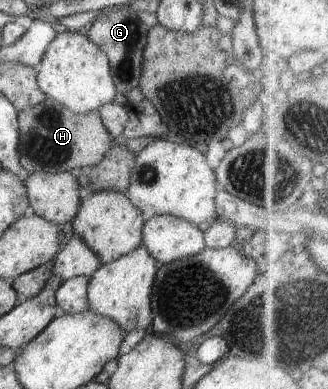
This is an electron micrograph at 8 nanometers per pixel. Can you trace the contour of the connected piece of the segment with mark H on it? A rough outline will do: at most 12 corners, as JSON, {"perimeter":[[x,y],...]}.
{"perimeter":[[46,97],[17,111],[20,164],[94,166],[114,144],[98,109]]}

